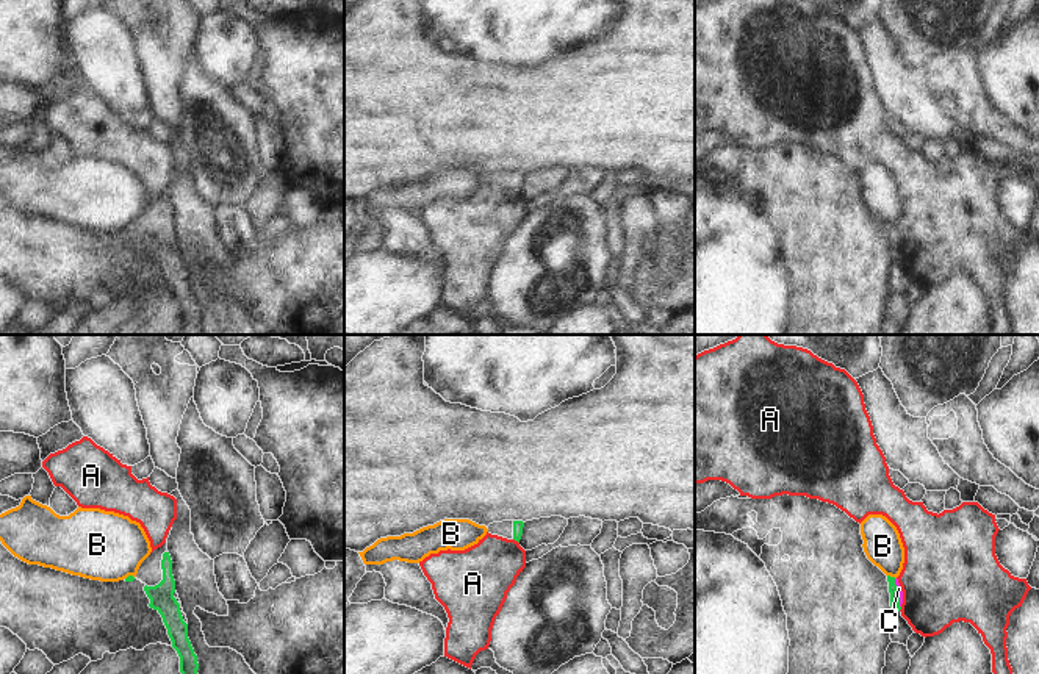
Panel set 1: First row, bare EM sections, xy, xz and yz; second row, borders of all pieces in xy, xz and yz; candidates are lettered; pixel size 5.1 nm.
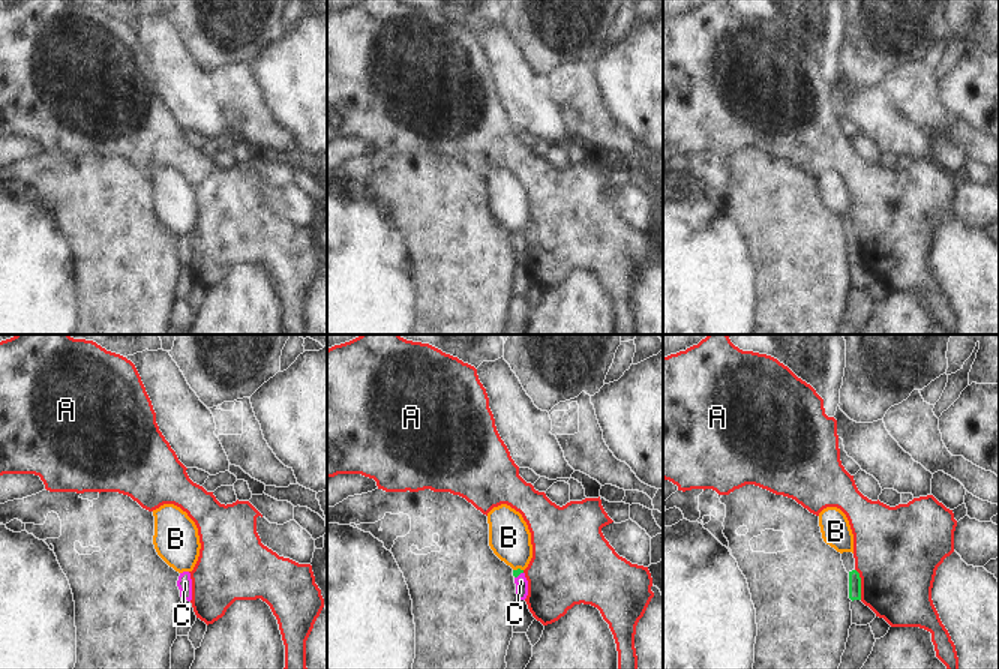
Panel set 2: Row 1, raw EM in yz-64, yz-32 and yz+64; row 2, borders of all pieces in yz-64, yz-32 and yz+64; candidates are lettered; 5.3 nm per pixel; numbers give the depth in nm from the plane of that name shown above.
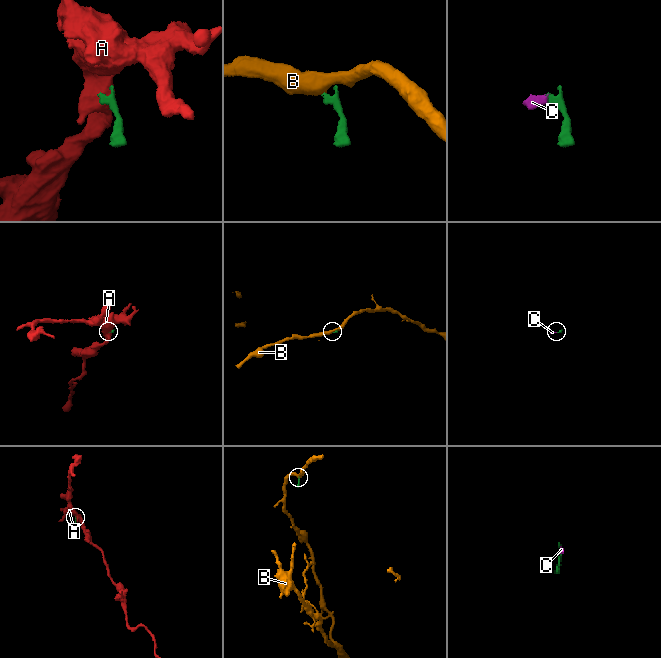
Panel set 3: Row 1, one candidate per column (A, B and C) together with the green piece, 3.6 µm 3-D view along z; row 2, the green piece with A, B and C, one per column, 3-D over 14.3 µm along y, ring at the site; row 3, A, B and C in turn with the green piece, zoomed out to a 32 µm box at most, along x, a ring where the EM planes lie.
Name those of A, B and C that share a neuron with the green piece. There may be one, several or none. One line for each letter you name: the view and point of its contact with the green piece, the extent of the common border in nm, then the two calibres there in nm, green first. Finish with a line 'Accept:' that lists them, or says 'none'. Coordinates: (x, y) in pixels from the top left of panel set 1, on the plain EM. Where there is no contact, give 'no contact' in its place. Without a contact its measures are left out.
C: contact yz (897, 243); length 160 nm; calibres 50 and 30 nm
Accept: C

